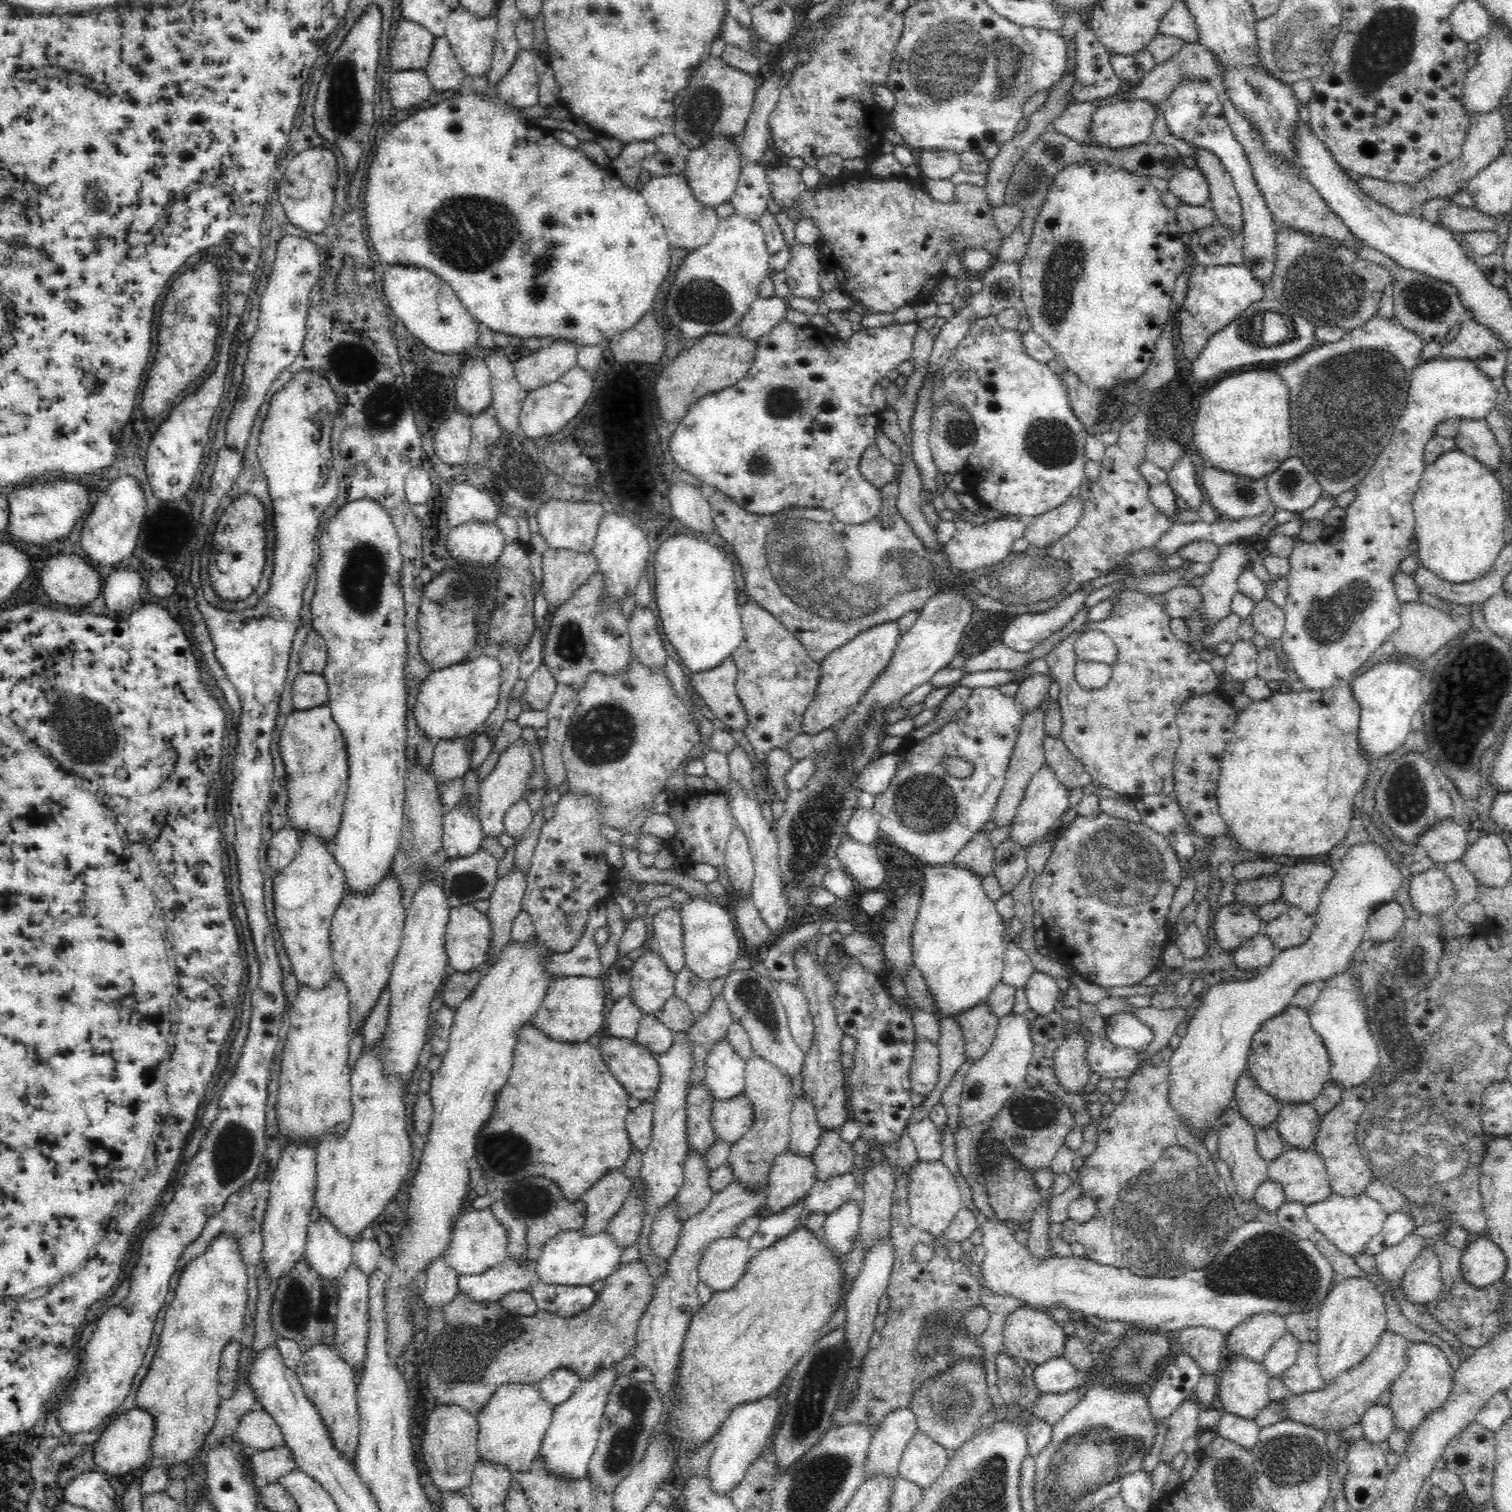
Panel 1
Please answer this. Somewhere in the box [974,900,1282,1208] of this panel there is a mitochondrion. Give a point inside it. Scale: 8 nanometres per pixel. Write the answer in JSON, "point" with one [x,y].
{"point":[1031,1114]}

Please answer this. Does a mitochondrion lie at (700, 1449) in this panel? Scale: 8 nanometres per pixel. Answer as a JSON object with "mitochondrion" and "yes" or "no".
{"mitochondrion":"no"}

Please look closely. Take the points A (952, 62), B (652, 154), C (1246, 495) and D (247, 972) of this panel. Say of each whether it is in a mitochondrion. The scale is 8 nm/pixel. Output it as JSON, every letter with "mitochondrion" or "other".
{"A":"mitochondrion","B":"other","C":"mitochondrion","D":"other"}

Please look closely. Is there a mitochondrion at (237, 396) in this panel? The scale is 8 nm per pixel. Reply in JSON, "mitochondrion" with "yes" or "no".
{"mitochondrion":"no"}

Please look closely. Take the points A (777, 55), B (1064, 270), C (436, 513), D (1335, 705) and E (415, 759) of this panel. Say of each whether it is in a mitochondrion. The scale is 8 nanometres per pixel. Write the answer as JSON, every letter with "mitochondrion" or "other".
{"A":"other","B":"mitochondrion","C":"other","D":"other","E":"other"}

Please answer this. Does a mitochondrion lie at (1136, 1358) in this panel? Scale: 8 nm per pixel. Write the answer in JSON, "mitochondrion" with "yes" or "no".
{"mitochondrion":"yes"}

